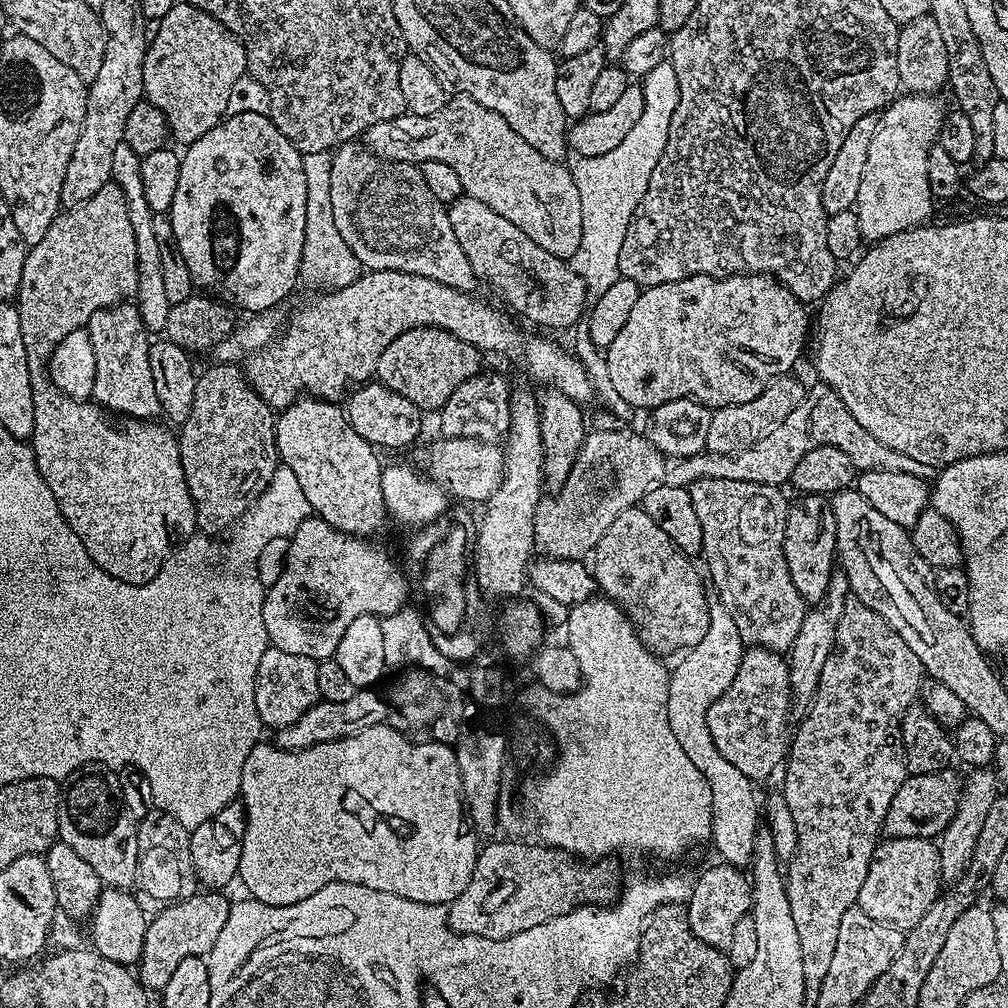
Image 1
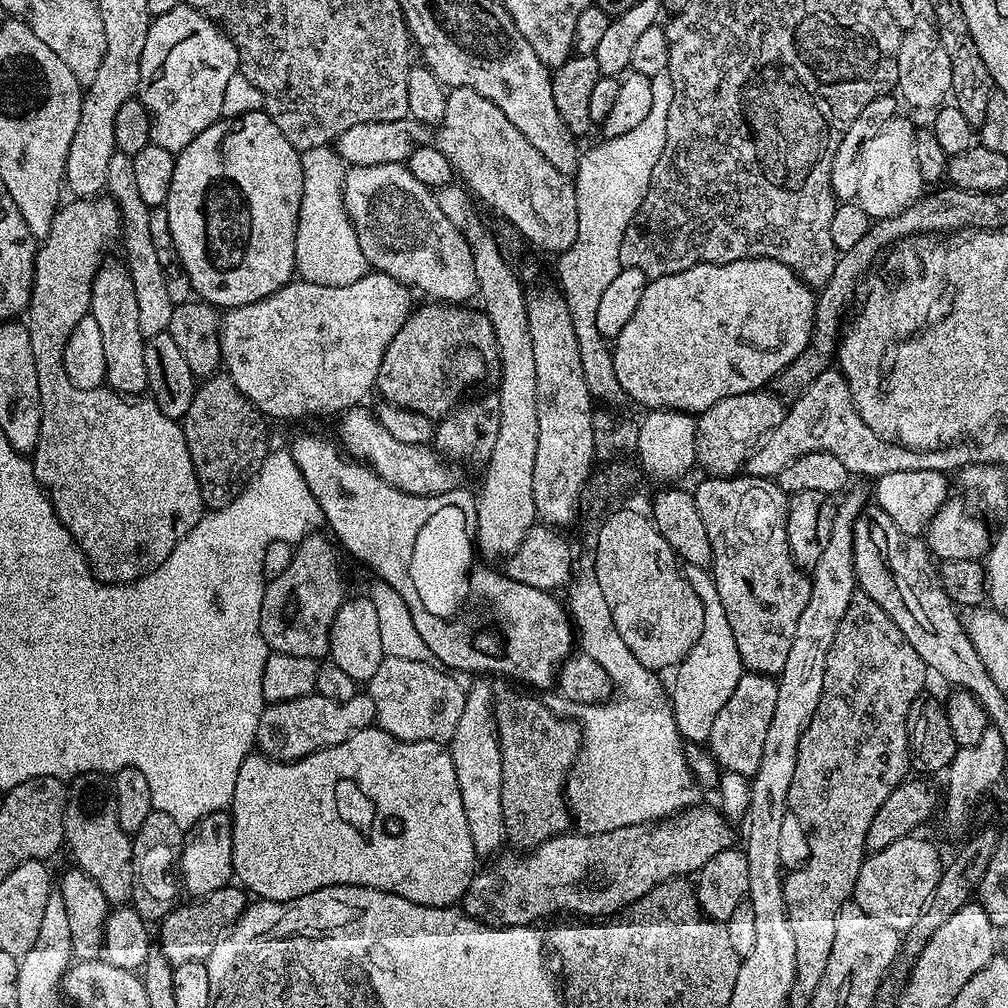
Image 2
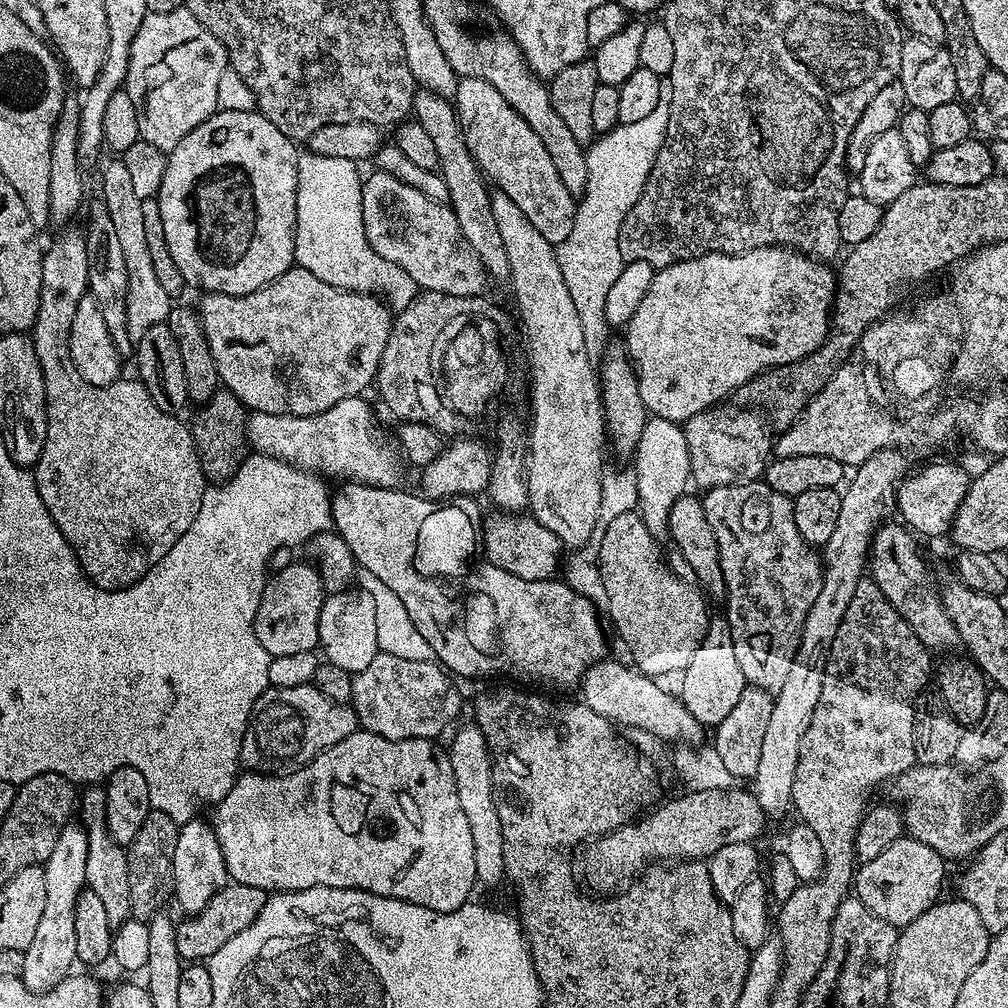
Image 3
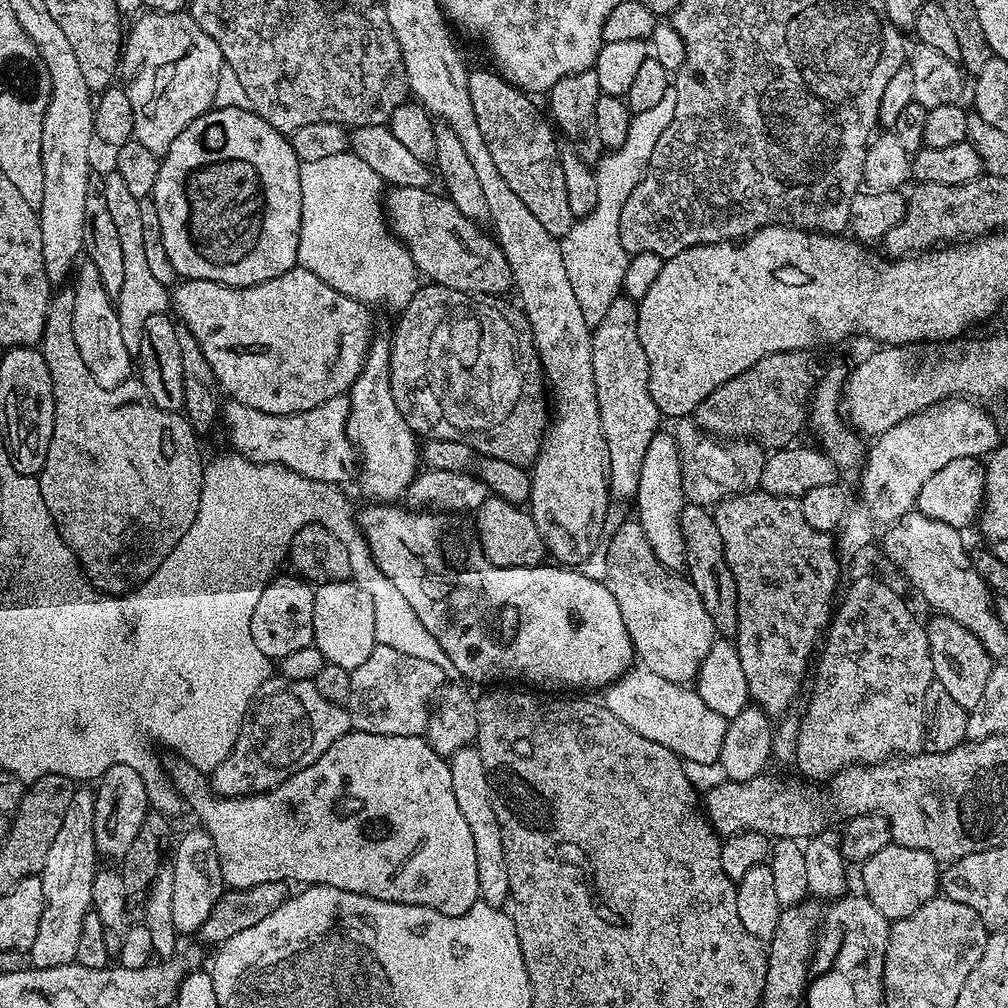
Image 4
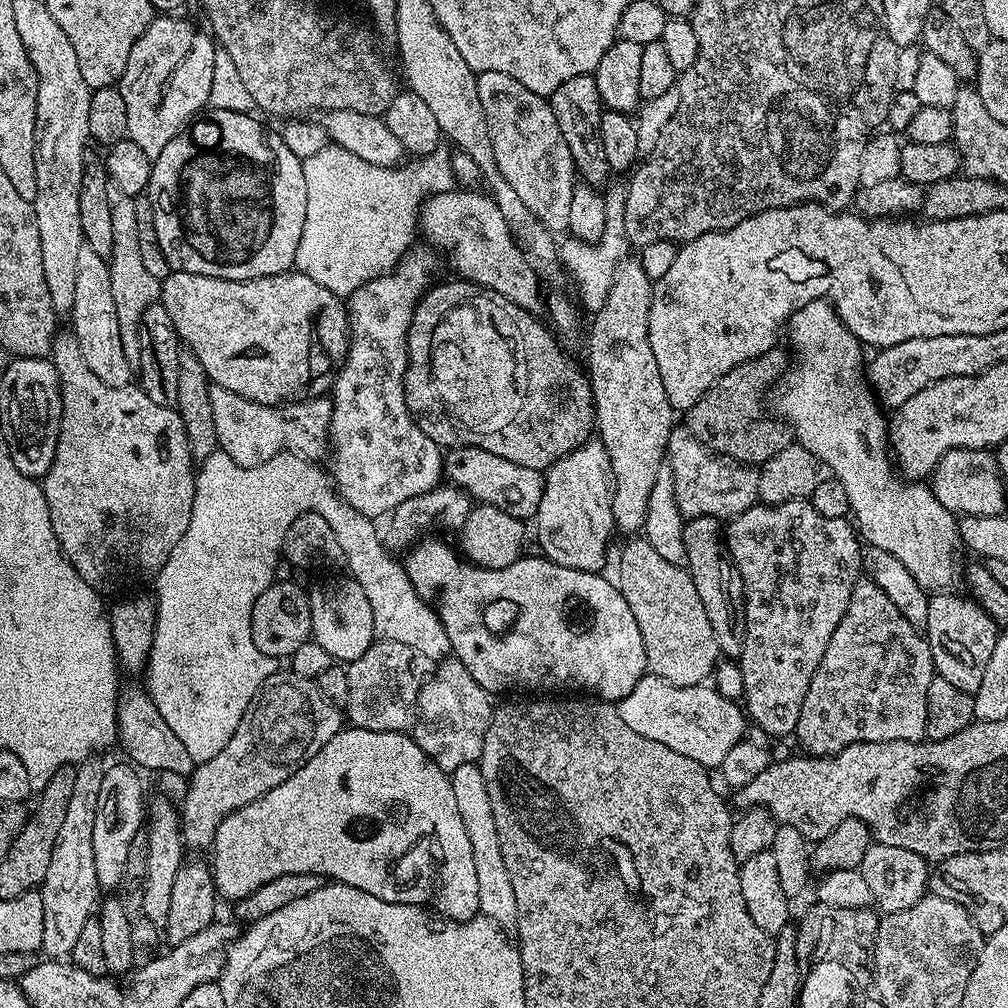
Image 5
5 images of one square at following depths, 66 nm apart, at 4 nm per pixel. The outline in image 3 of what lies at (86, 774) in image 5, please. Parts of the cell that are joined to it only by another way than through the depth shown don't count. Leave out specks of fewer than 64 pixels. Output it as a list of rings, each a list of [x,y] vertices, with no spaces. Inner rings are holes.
[[[69,822],[58,834],[58,842],[50,858],[42,866],[46,874],[46,907],[42,909],[42,918],[38,922],[38,931],[30,946],[24,949],[25,966],[21,977],[26,987],[33,990],[53,988],[73,971],[72,964],[77,963],[78,950],[76,932],[74,931],[74,906],[81,892],[85,891],[86,854],[88,853],[88,834],[79,823]]]

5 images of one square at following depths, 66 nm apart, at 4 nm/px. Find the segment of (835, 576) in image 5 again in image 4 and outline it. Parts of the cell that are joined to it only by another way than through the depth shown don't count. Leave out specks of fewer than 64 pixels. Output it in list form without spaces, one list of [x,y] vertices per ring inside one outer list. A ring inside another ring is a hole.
[[[763,490],[737,492],[715,505],[714,515],[718,522],[718,534],[722,534],[730,574],[734,574],[738,598],[734,645],[742,662],[751,703],[762,709],[769,718],[787,717],[804,684],[804,675],[807,672],[809,675],[822,633],[834,615],[841,560],[837,541],[833,533],[814,530],[814,526],[806,522],[800,501],[795,496],[775,496]]]

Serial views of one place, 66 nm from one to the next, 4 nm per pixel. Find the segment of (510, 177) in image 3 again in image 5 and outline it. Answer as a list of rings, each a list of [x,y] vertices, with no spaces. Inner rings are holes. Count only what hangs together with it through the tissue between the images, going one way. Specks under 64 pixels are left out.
[[[498,70],[481,72],[476,77],[478,82],[478,98],[482,102],[482,114],[486,114],[486,127],[490,129],[490,142],[494,146],[494,162],[498,162],[498,170],[502,170],[502,178],[510,182],[510,187],[522,198],[526,210],[542,222],[553,234],[568,232],[570,222],[570,198],[574,195],[574,186],[578,183],[576,167],[570,158],[570,146],[566,146],[566,138],[562,138],[562,130],[558,130],[558,118],[554,118],[551,103],[545,97],[534,94],[534,90],[526,90],[522,82],[510,78],[510,74],[498,74]]]

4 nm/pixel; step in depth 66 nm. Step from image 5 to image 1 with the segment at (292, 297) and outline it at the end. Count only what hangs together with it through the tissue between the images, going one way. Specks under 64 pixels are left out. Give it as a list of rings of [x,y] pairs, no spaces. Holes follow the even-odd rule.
[[[368,270],[357,280],[350,282],[350,286],[334,288],[320,295],[322,296],[317,300],[302,305],[289,320],[286,320],[282,335],[275,343],[253,355],[243,365],[242,371],[247,376],[248,383],[273,410],[288,408],[303,396],[315,396],[317,400],[343,401],[349,390],[367,384],[375,377],[382,350],[386,350],[386,346],[390,346],[390,342],[394,342],[398,334],[406,334],[406,330],[411,328],[444,328],[450,334],[454,334],[454,338],[462,338],[462,342],[473,344],[481,353],[501,352],[504,356],[517,355],[524,363],[525,370],[538,383],[549,384],[549,389],[562,393],[581,406],[587,405],[588,399],[593,399],[590,378],[582,362],[576,359],[569,349],[567,352],[566,349],[559,348],[540,336],[523,336],[506,315],[500,313],[494,305],[479,300],[472,292],[454,290],[442,282],[434,282],[434,278],[409,272]]]

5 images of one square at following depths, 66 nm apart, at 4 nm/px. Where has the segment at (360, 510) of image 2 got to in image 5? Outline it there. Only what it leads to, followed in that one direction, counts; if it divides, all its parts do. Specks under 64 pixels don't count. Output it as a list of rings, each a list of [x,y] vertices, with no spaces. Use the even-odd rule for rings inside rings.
[[[424,538],[419,541],[407,553],[408,564],[406,562],[406,571],[418,598],[422,598],[424,604],[432,607],[433,612],[439,618],[448,639],[448,646],[451,655],[466,666],[476,682],[490,694],[497,694],[504,690],[512,688],[526,688],[528,690],[544,690],[543,693],[550,690],[588,690],[590,694],[605,701],[619,702],[623,700],[634,686],[646,674],[648,659],[646,650],[642,642],[642,632],[638,630],[638,624],[634,622],[634,614],[630,611],[630,606],[626,606],[626,598],[622,598],[619,587],[612,584],[600,572],[583,572],[582,570],[570,570],[570,566],[558,566],[554,561],[545,558],[543,555],[536,556],[525,555],[519,560],[515,560],[510,566],[502,570],[490,570],[489,568],[480,568],[477,564],[470,564],[467,560],[458,555],[457,549],[452,548],[444,540],[432,540],[433,538]]]

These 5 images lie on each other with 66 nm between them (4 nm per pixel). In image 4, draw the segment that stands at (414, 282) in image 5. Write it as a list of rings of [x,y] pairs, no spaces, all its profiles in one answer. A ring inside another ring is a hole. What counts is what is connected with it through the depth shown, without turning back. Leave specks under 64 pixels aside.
[[[380,338],[373,339],[372,344],[368,348],[368,356],[364,360],[362,370],[358,374],[358,378],[352,384],[350,389],[350,407],[348,410],[348,425],[346,426],[346,434],[350,438],[352,447],[358,453],[358,480],[360,476],[360,488],[369,497],[367,498],[372,502],[396,502],[407,493],[408,487],[412,485],[412,479],[418,474],[418,469],[421,467],[420,463],[420,444],[416,433],[410,430],[410,426],[402,418],[402,414],[398,410],[398,406],[394,406],[394,394],[390,390],[390,350],[388,349],[389,341],[387,339],[380,340]]]

